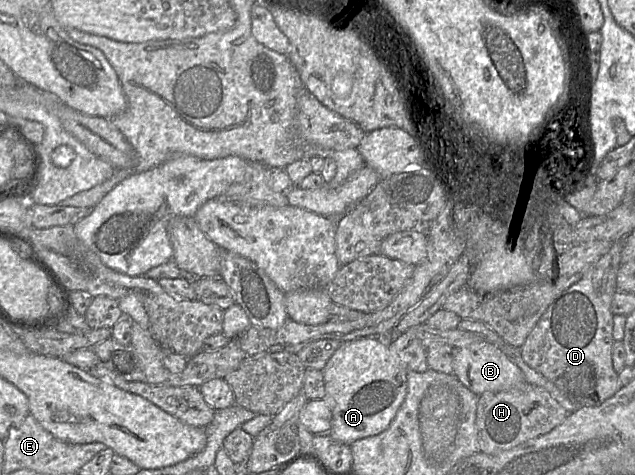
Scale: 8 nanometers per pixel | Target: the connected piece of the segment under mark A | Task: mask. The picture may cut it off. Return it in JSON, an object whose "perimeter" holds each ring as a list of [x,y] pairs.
{"perimeter":[[[376,337],[342,342],[322,372],[325,383],[324,400],[332,412],[332,425],[328,434],[334,440],[346,445],[385,431],[394,419],[407,393],[408,370],[398,356],[389,350],[389,343]]]}

